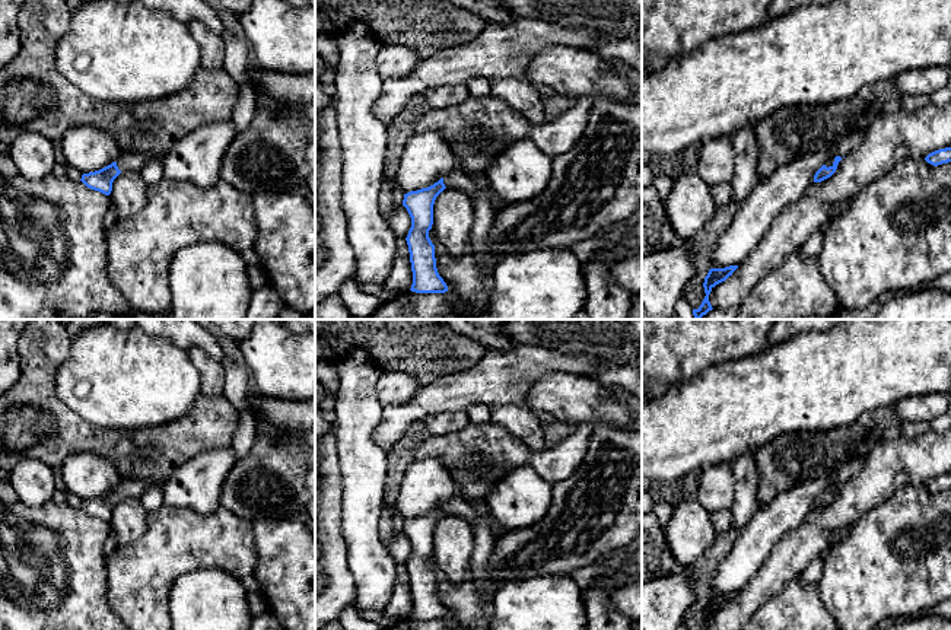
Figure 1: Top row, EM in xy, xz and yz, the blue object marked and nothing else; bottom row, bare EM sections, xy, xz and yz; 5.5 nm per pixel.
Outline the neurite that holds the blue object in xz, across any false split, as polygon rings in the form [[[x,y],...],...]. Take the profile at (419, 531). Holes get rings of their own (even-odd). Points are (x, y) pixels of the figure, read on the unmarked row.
[[[454,494],[443,505],[427,515],[404,521],[403,532],[411,544],[411,554],[405,564],[413,598],[411,618],[416,620],[445,620],[448,612],[439,602],[435,585],[435,572],[429,564],[433,551],[433,531],[436,524],[445,516],[459,516],[473,528],[478,522],[474,508]]]

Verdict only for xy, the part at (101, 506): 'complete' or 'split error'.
split error

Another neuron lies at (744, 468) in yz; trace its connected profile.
[[[756,451],[740,455],[729,467],[735,477],[735,500],[731,508],[731,528],[744,529],[753,515],[760,509],[757,499],[758,471],[756,465]]]

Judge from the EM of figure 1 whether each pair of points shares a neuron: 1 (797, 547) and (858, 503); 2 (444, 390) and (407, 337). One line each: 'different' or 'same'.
1: same
2: different

